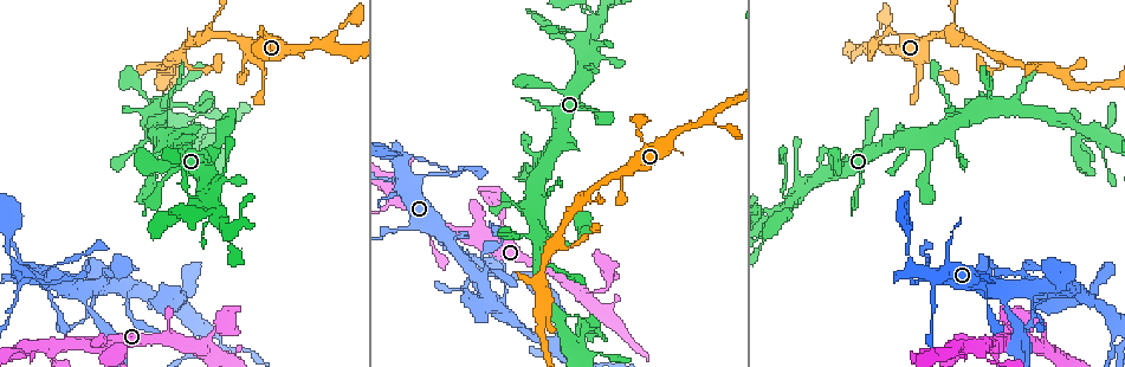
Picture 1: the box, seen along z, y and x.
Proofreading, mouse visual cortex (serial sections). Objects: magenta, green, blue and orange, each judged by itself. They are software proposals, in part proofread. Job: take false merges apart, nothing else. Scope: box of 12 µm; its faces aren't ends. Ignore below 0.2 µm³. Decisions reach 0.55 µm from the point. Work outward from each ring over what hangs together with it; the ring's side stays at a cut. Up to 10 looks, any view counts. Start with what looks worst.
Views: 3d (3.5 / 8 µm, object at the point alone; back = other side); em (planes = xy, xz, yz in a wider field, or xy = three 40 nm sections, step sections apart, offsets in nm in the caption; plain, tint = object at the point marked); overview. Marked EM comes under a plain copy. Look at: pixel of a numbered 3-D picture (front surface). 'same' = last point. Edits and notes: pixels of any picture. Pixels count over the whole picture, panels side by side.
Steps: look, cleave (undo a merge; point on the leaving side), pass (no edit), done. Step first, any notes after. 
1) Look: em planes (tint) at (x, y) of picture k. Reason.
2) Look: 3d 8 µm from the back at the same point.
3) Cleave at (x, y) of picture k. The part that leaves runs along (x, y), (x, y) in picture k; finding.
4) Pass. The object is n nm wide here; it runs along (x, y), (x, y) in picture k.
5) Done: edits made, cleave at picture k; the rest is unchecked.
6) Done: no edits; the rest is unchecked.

Look: 3d 8 µm at (205, 33) of picture 1. Abrupt turn.

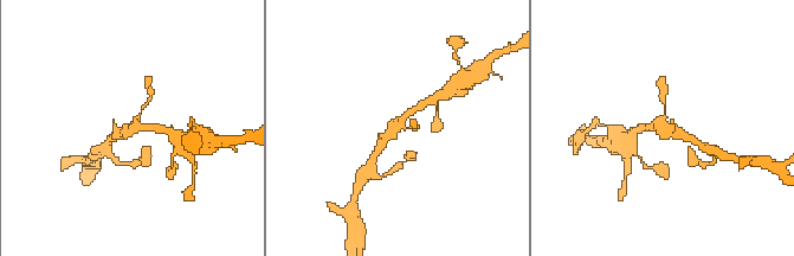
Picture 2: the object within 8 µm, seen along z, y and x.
Look: 3d 3.5 µm at (401, 119) of picture 2. Zoom in.

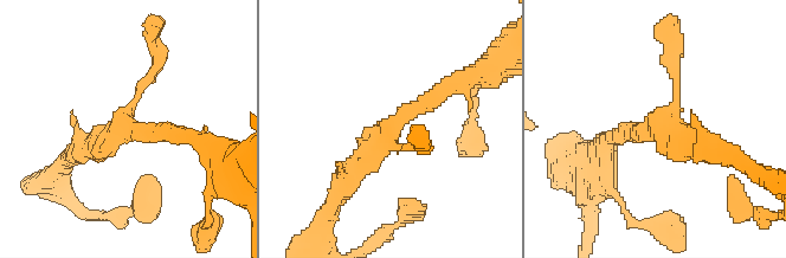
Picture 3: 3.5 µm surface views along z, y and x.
Look: em xy step 1 (tint) at (660, 129) of picture 3. 3 arms meet here; the arms are 150, 250, 300 nm wide; need the tissue.

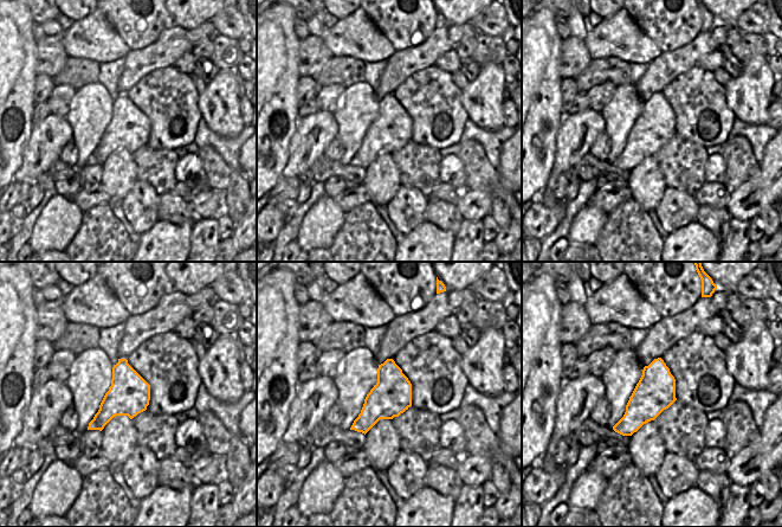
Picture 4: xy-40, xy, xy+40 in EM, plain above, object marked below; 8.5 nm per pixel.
Pass. It runs along (451, 86), (379, 137), (342, 189) in picture 3; all the same cell.

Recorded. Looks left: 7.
Look: 3d 8 µm from the back at (219, 216) of picture 1. Arms run side by side.

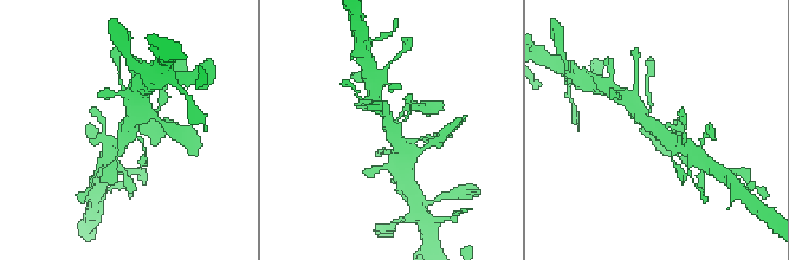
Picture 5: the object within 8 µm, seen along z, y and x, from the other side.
Look: em xy step 5 (tint) at (126, 131) of picture 5. Now the EM.

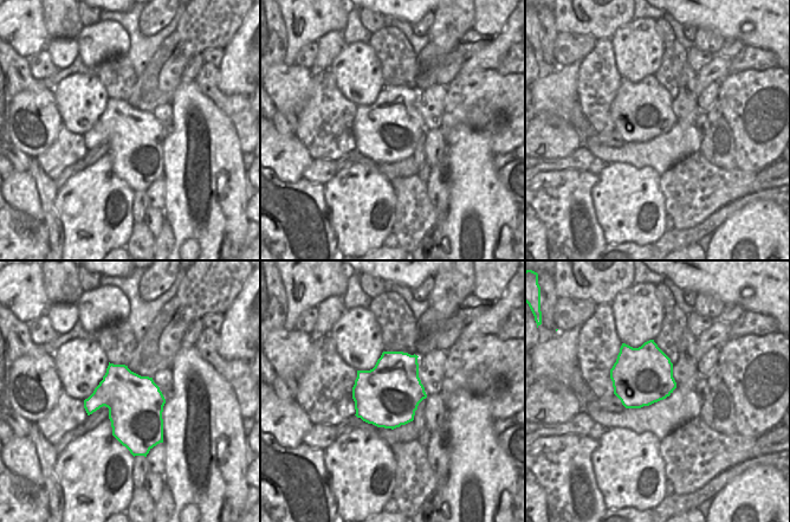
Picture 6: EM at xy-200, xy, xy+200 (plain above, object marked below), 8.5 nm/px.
Pass. It runs along (635, 110), (664, 138), (684, 143) in picture 5; all the same cell.

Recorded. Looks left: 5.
Look: 3d 3.5 µm at (406, 180) of picture 1. Small branch off a trunk.

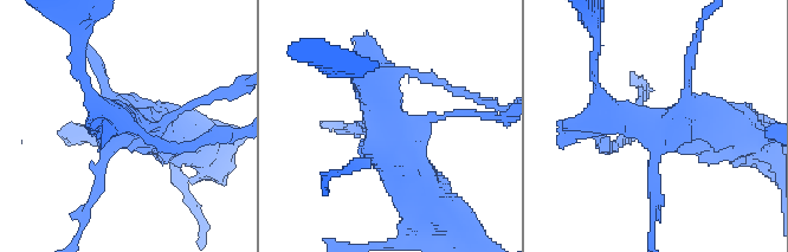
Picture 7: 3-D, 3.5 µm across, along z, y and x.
Look: em xy step 5 (tint) at (385, 127) of picture 7. Shape alone is not enough.

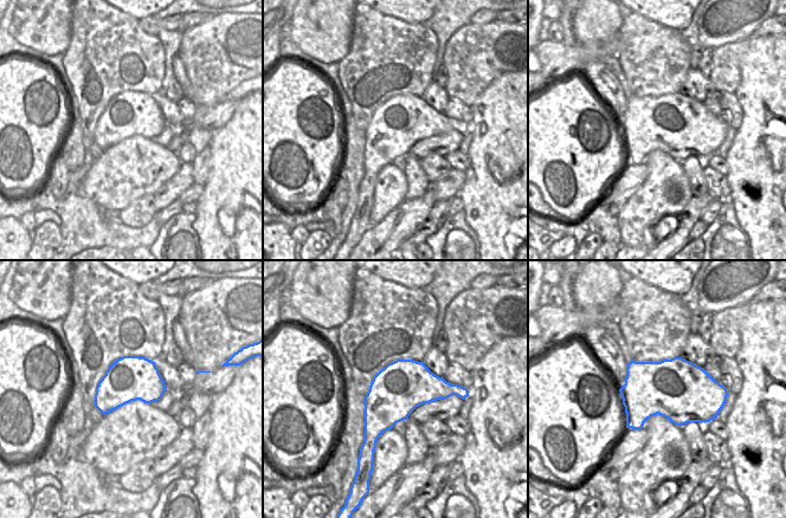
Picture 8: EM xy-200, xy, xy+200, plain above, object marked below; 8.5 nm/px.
Pass. It runs along (421, 198), (356, 73) in picture 7; continuous, no second cell.

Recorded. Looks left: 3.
Look: 3d 8 µm at (479, 276) of picture 1. Abrupt turn.

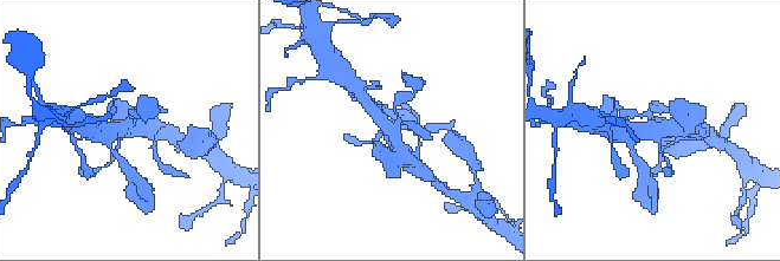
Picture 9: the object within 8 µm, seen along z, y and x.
Look: 3d 3.5 µm at (386, 131) of picture 9. Closer look.

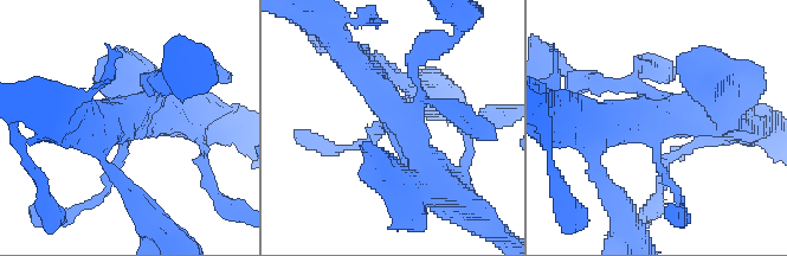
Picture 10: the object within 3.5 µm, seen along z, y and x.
Look: em xy step 2 (tint) at (400, 118) of picture 10.

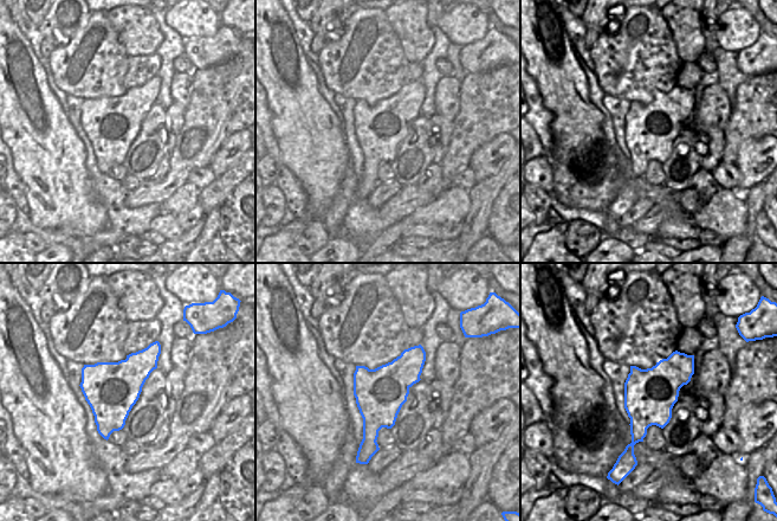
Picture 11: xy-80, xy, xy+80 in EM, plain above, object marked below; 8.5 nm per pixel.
Pass. The object is 420 nm wide here; it runs along (350, 58), (387, 101), (438, 185) in picture 10; all the same cell.

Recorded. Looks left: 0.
Done: no edits; the rest is unchecked.

